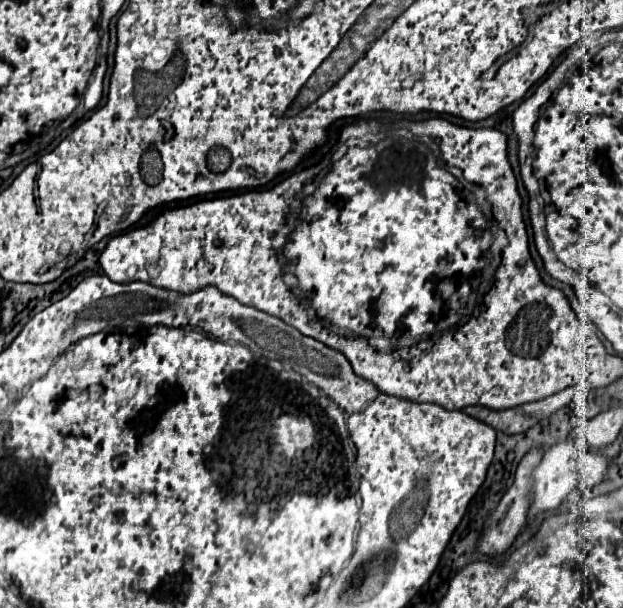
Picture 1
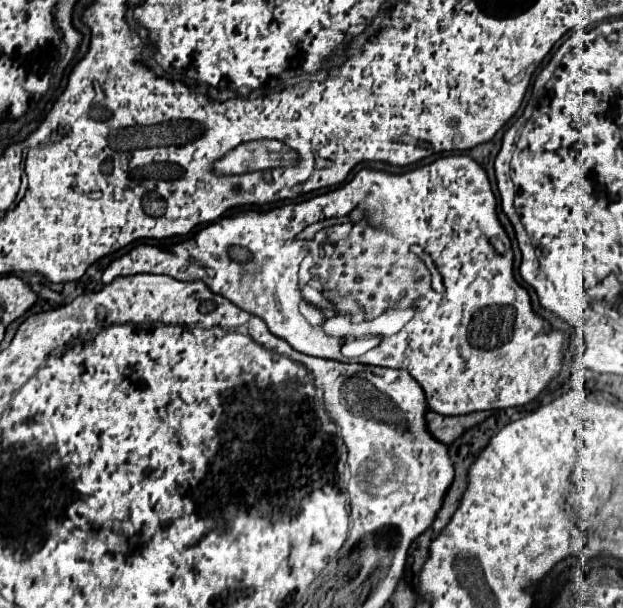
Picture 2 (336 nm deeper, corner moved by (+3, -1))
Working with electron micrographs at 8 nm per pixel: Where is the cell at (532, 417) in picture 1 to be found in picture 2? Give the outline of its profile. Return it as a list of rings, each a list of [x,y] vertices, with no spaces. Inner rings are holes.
[[[433,411],[425,413],[425,423],[429,433],[439,441],[439,443],[453,443],[459,435],[463,435],[463,431],[479,425],[481,421],[485,421],[489,415],[493,415],[493,411],[481,411],[481,413],[469,413],[469,415],[461,415],[461,417],[445,417],[445,415],[437,415]]]

